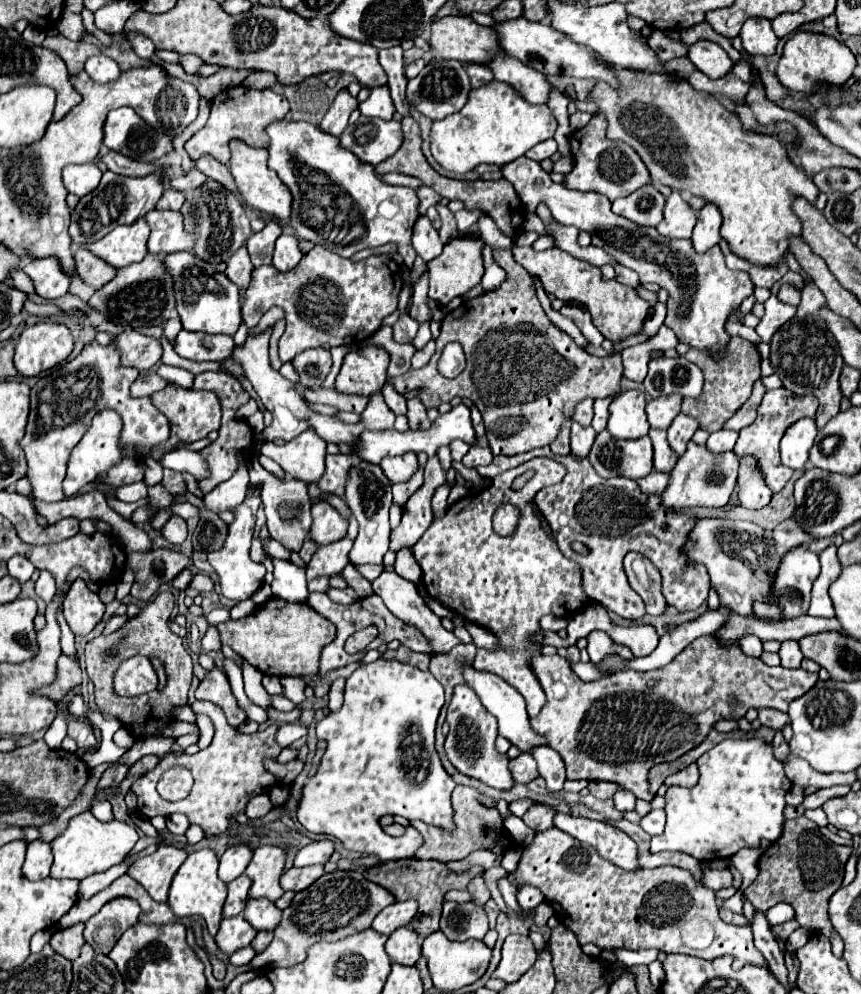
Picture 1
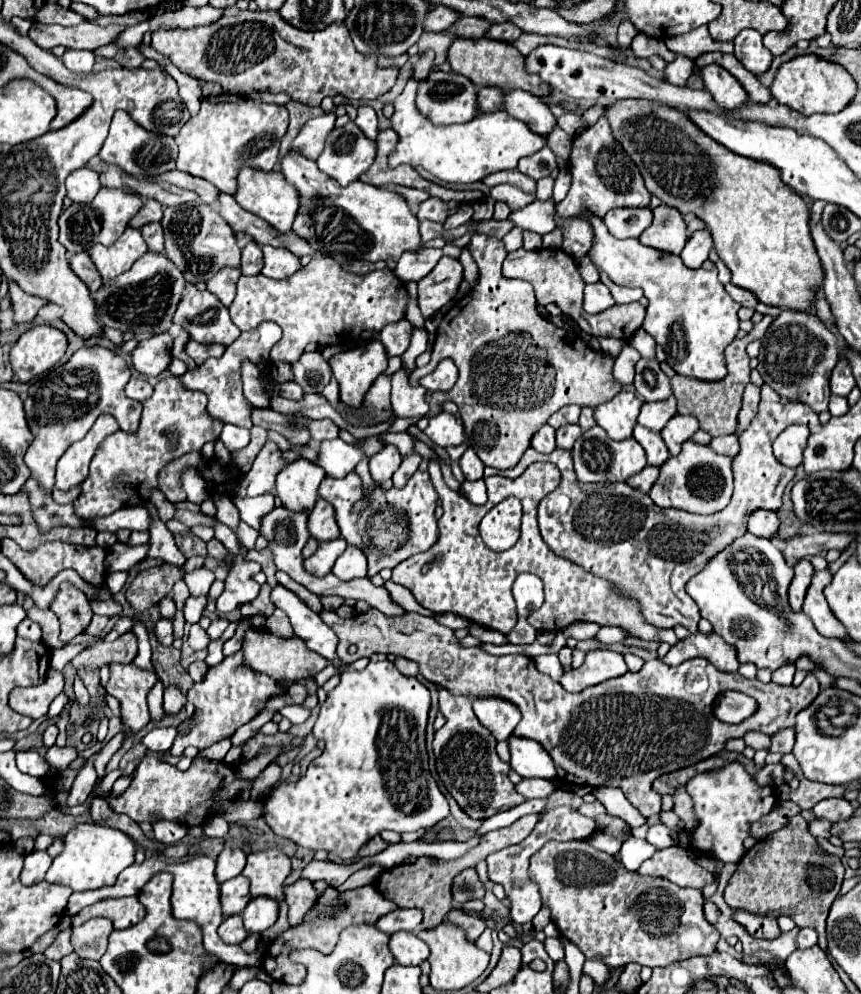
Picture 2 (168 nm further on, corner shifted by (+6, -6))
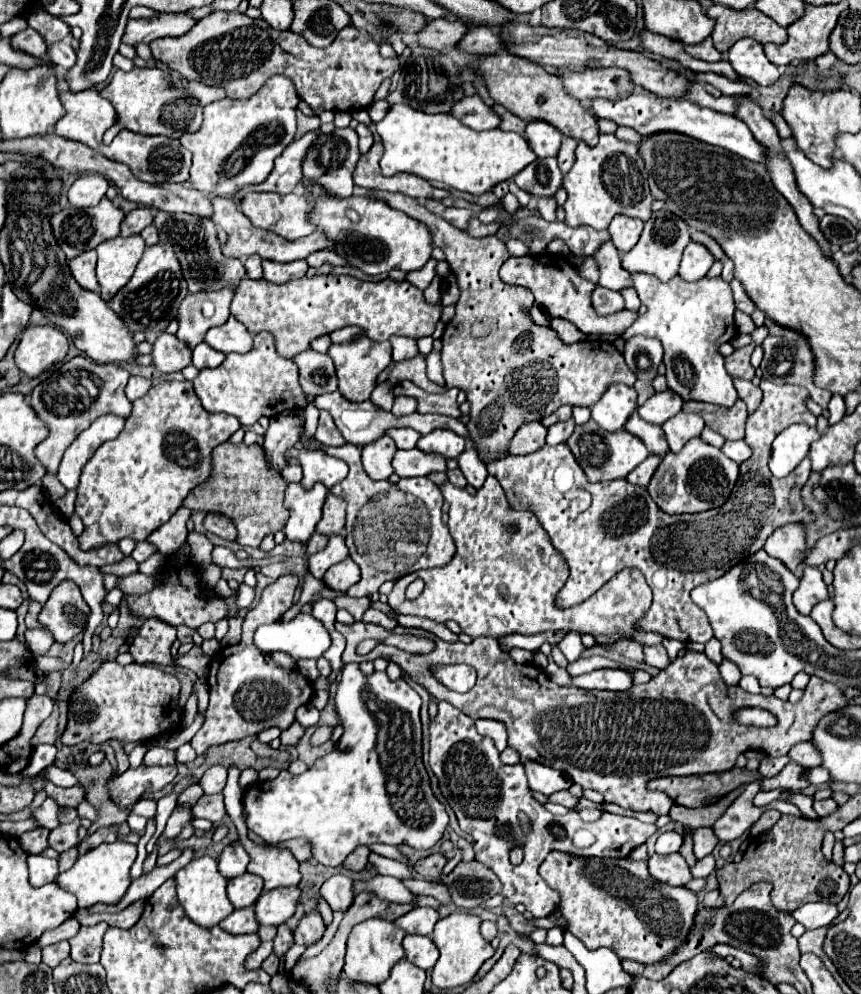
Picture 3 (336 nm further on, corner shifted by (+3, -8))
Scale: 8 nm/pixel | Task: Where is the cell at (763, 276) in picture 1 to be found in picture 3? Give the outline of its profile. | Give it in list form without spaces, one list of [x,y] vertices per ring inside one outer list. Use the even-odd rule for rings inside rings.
[[[733,280],[733,282],[731,282],[731,288],[733,288],[733,296],[735,296],[735,306],[737,306],[737,310],[741,310],[741,312],[745,312],[745,314],[751,314],[751,312],[755,310],[755,304],[753,304],[753,300],[747,296],[745,288],[741,286],[741,282],[739,282],[739,280]]]

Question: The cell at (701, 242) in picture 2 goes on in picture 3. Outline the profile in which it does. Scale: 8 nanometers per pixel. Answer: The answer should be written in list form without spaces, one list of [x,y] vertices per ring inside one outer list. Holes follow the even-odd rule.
[[[691,242],[683,252],[683,260],[681,260],[681,266],[679,266],[679,276],[685,282],[697,282],[697,280],[705,278],[705,274],[713,266],[713,262],[715,262],[715,258],[711,256],[711,252],[703,244]]]

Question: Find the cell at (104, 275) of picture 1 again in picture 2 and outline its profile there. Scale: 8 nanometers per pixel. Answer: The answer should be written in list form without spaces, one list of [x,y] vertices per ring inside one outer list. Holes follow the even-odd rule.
[[[86,252],[82,254],[74,254],[70,258],[70,268],[76,272],[76,276],[88,286],[88,290],[94,294],[100,286],[102,286],[102,278],[94,266],[94,262],[90,260],[90,256]]]

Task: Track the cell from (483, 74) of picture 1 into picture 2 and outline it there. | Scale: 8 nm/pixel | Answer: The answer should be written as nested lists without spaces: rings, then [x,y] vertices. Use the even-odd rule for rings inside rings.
[[[496,86],[478,88],[478,106],[482,110],[500,110],[502,108],[502,92]]]

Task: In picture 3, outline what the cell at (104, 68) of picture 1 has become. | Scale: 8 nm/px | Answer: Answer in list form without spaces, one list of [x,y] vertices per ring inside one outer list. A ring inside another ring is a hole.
[[[61,40],[61,42],[55,42],[55,44],[47,44],[47,60],[55,66],[69,70],[75,64],[77,56],[75,56],[75,50],[71,48],[71,44],[65,44]]]

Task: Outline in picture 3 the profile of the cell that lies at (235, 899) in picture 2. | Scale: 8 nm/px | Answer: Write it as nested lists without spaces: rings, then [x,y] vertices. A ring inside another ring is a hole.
[[[245,872],[245,876],[237,876],[229,880],[227,896],[235,908],[245,908],[257,902],[261,890],[263,890],[263,880],[255,874]]]

